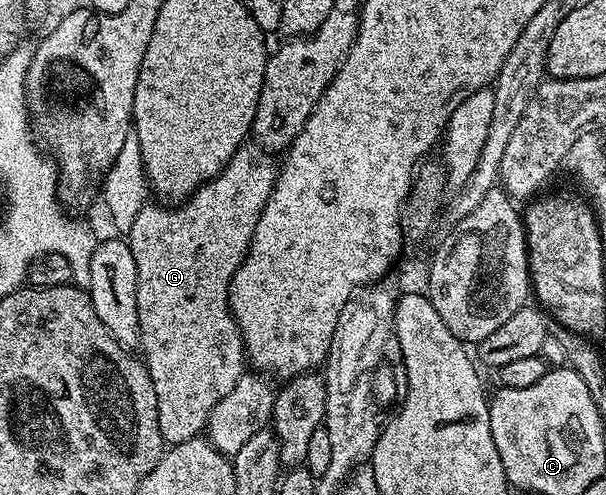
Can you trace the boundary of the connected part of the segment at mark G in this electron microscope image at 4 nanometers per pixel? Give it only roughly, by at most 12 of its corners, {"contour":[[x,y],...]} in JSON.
{"contour":[[247,142],[128,235],[160,434],[247,371],[230,283],[278,181]]}

